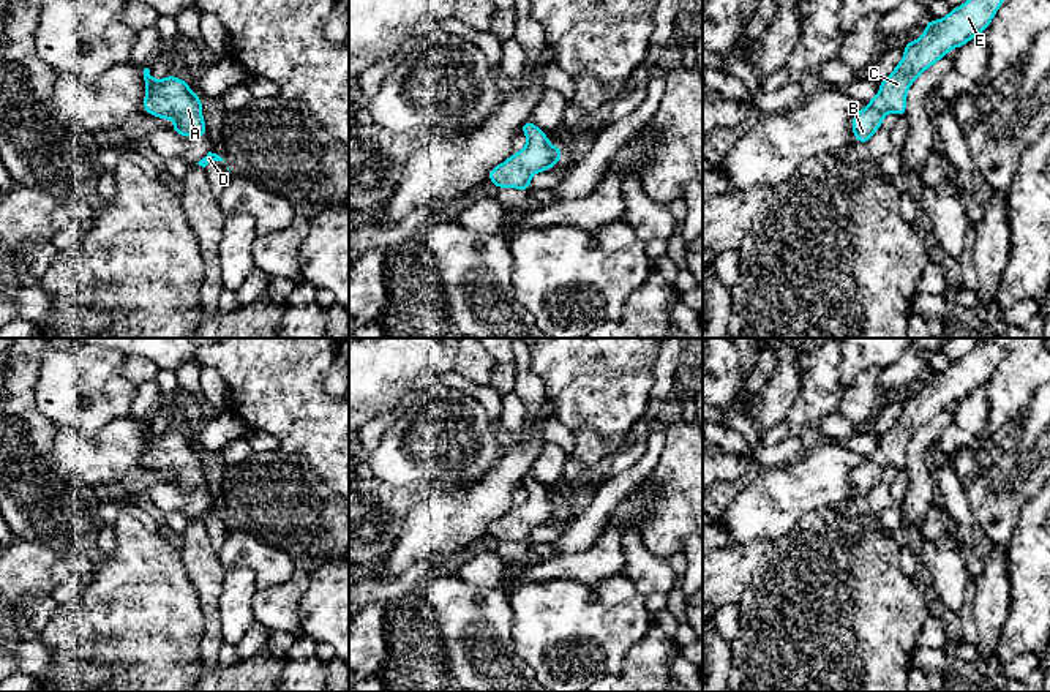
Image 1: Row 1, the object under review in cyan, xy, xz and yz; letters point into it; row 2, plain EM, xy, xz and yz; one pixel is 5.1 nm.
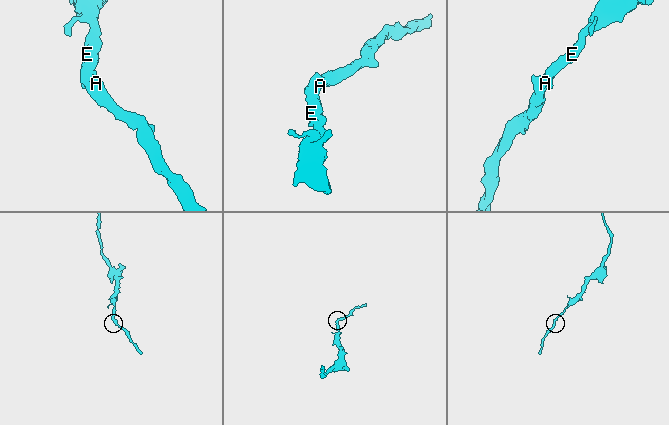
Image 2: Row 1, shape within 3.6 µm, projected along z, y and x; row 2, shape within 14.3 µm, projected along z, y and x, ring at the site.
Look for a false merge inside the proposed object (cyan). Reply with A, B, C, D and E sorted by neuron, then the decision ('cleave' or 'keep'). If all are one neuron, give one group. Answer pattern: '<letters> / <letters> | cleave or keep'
A B C D E | keep

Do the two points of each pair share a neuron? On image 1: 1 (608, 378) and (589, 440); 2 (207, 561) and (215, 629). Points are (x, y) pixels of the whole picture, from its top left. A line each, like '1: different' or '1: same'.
1: different
2: same

